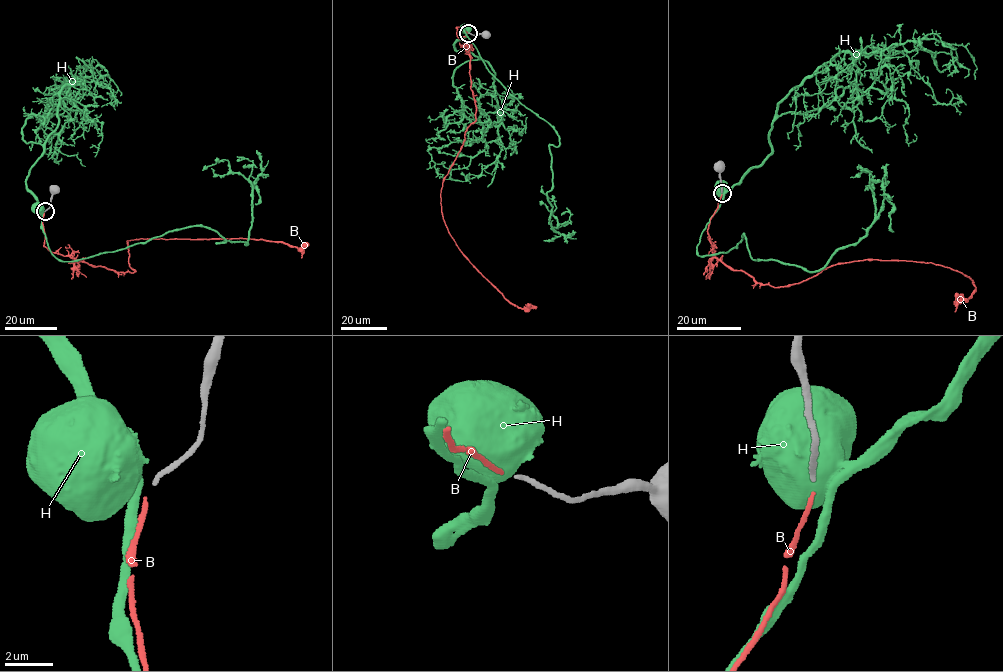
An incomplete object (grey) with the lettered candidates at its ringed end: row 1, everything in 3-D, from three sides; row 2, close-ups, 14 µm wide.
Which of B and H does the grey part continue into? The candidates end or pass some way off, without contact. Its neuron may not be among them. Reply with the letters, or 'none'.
B

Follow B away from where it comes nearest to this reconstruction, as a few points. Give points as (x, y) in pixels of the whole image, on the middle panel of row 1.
B: (467, 33), (456, 28), (468, 51), (476, 120), (443, 182), (442, 218), (464, 255), (504, 297), (536, 308)

